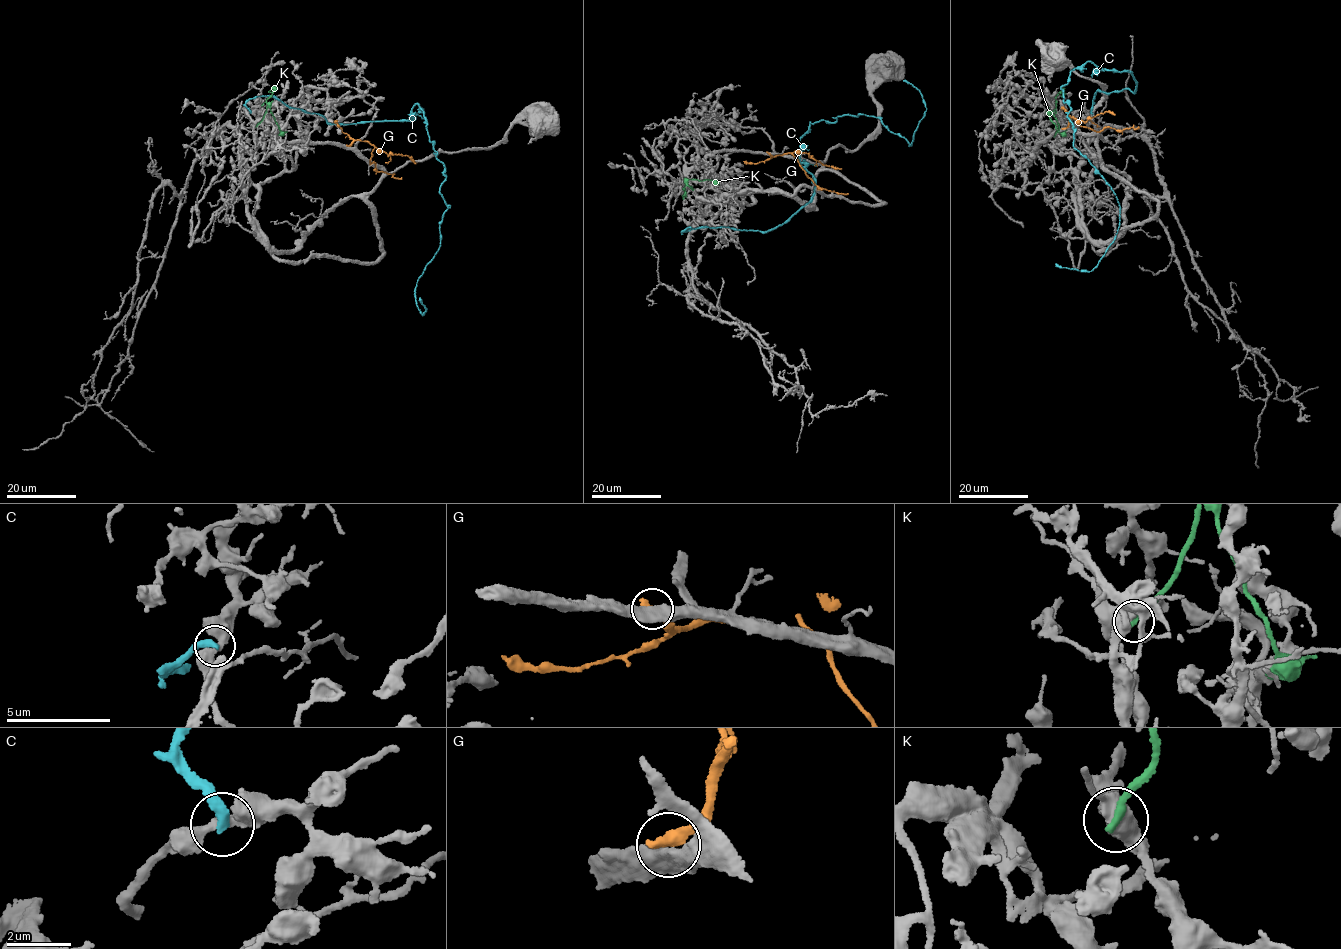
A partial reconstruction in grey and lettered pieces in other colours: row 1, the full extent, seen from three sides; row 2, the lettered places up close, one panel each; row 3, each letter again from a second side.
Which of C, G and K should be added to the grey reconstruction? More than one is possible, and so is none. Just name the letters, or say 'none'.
none

